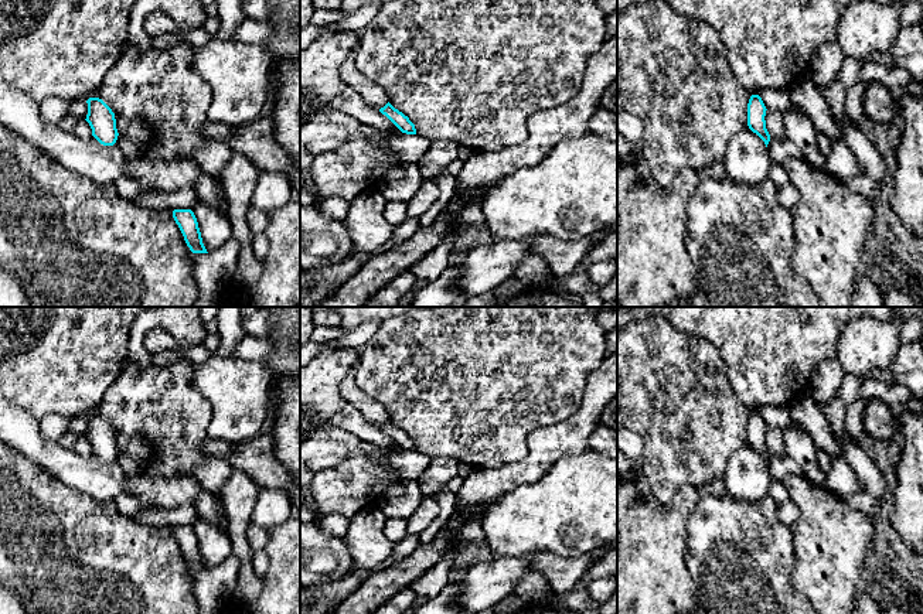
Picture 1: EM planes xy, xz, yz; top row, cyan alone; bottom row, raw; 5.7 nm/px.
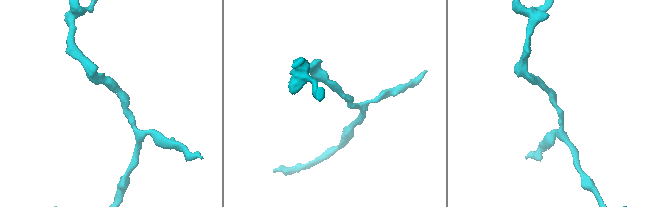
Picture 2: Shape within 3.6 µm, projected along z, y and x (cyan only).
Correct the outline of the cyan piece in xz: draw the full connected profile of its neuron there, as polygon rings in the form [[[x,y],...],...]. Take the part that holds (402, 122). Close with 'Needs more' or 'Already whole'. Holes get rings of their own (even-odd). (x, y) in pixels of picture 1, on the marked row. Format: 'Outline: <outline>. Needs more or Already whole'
Outline: [[[389,102],[379,109],[402,133],[416,134],[415,124],[402,112],[395,109]]]. Already whole

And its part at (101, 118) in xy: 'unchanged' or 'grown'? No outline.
unchanged

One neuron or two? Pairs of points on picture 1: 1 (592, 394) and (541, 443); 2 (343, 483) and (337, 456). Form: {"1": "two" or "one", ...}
{"1": "one", "2": "two"}

